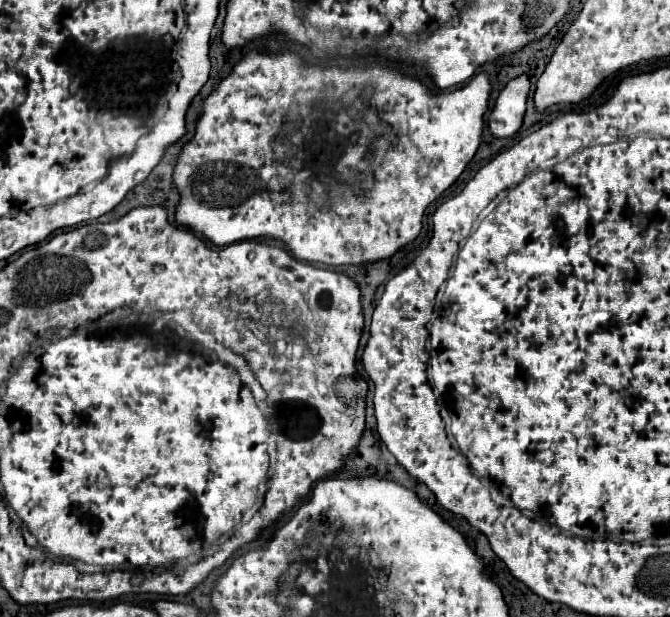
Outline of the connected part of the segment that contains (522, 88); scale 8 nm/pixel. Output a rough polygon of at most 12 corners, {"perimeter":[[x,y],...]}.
{"perimeter":[[513,78],[489,114],[495,138],[523,122],[529,78]]}

